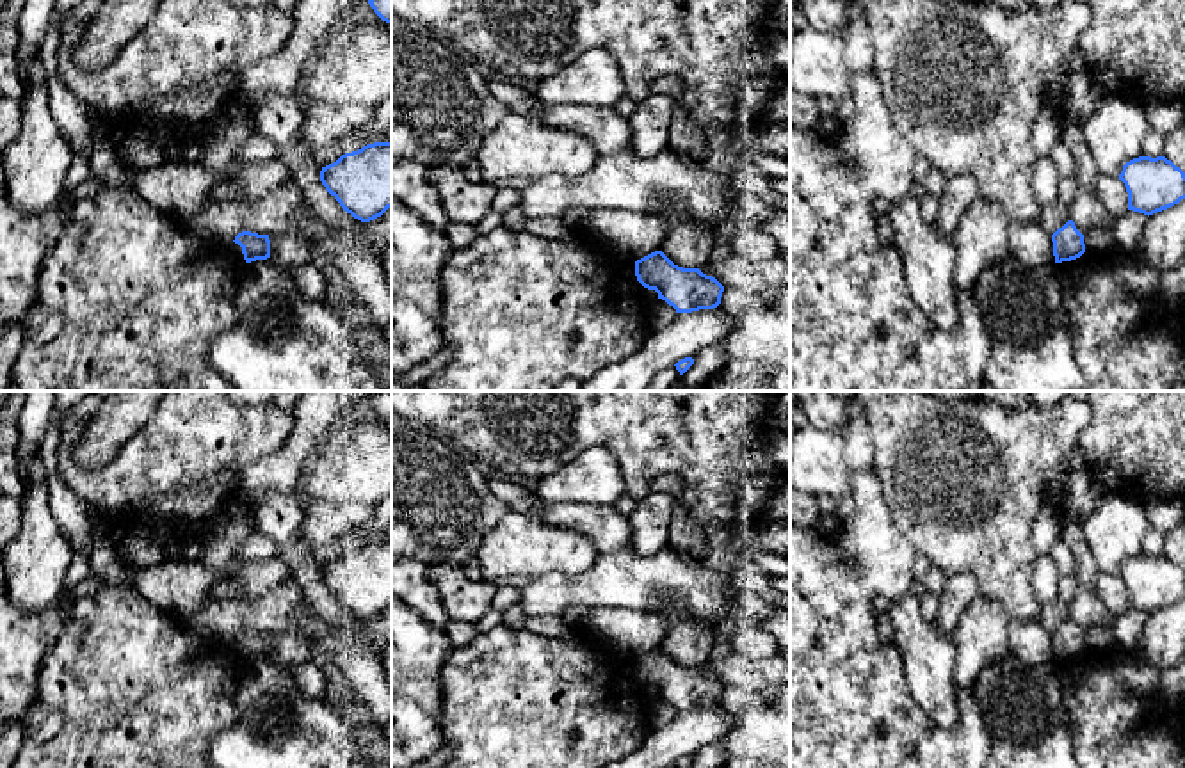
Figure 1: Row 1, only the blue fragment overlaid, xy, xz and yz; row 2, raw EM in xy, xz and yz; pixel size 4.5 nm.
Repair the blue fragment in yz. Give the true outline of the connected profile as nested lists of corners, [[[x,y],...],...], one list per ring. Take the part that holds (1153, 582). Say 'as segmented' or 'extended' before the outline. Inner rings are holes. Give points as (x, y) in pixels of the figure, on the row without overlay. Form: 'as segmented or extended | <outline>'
as segmented | [[[1165,555],[1130,558],[1119,578],[1128,590],[1128,608],[1148,615],[1185,597],[1185,571]]]

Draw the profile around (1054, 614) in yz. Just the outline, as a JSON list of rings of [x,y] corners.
[[[1057,599],[1053,603],[1041,604],[1039,620],[1046,631],[1053,633],[1069,619],[1068,603]]]

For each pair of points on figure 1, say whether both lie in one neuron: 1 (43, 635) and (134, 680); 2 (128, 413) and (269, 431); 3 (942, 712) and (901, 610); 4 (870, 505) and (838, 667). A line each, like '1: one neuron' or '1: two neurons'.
1: two neurons
2: two neurons
3: one neuron
4: one neuron

